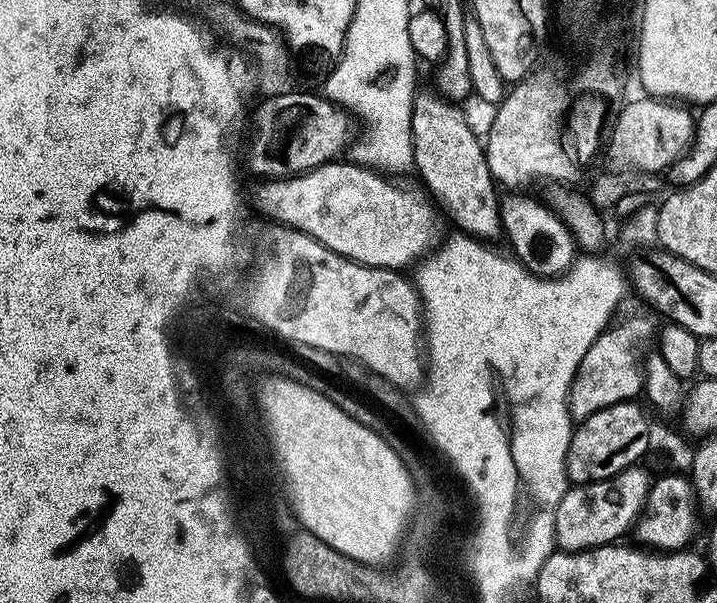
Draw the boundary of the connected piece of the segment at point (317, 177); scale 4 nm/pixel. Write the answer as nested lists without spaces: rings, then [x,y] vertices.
[[[333,162],[308,172],[289,175],[287,178],[268,178],[256,188],[256,204],[269,216],[269,221],[280,226],[305,232],[310,238],[322,242],[347,260],[365,264],[371,268],[404,270],[407,264],[415,265],[433,250],[440,247],[446,231],[440,225],[441,213],[437,205],[419,187],[407,188],[395,184],[395,179],[381,174],[363,164]]]

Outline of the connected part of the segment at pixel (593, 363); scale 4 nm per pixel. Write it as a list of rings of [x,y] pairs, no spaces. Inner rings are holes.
[[[628,316],[624,321],[605,328],[602,335],[586,350],[586,358],[578,366],[568,392],[568,410],[575,423],[581,423],[590,415],[616,403],[635,401],[644,386],[642,357],[648,343],[658,336],[656,324],[648,316]]]

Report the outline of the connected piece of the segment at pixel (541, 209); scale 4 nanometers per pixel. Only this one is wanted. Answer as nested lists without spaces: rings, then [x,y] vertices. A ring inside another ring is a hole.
[[[512,194],[500,209],[500,222],[503,235],[508,235],[512,246],[511,255],[524,265],[527,272],[541,278],[559,278],[572,267],[578,255],[578,245],[571,229],[545,203],[530,200],[526,194]]]

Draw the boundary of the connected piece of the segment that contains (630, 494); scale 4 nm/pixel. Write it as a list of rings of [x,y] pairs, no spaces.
[[[633,466],[606,478],[597,484],[578,484],[569,487],[554,518],[556,531],[555,547],[562,552],[585,552],[588,548],[600,548],[603,544],[617,543],[633,531],[640,519],[648,492],[652,489],[653,477],[648,476],[644,466]]]

